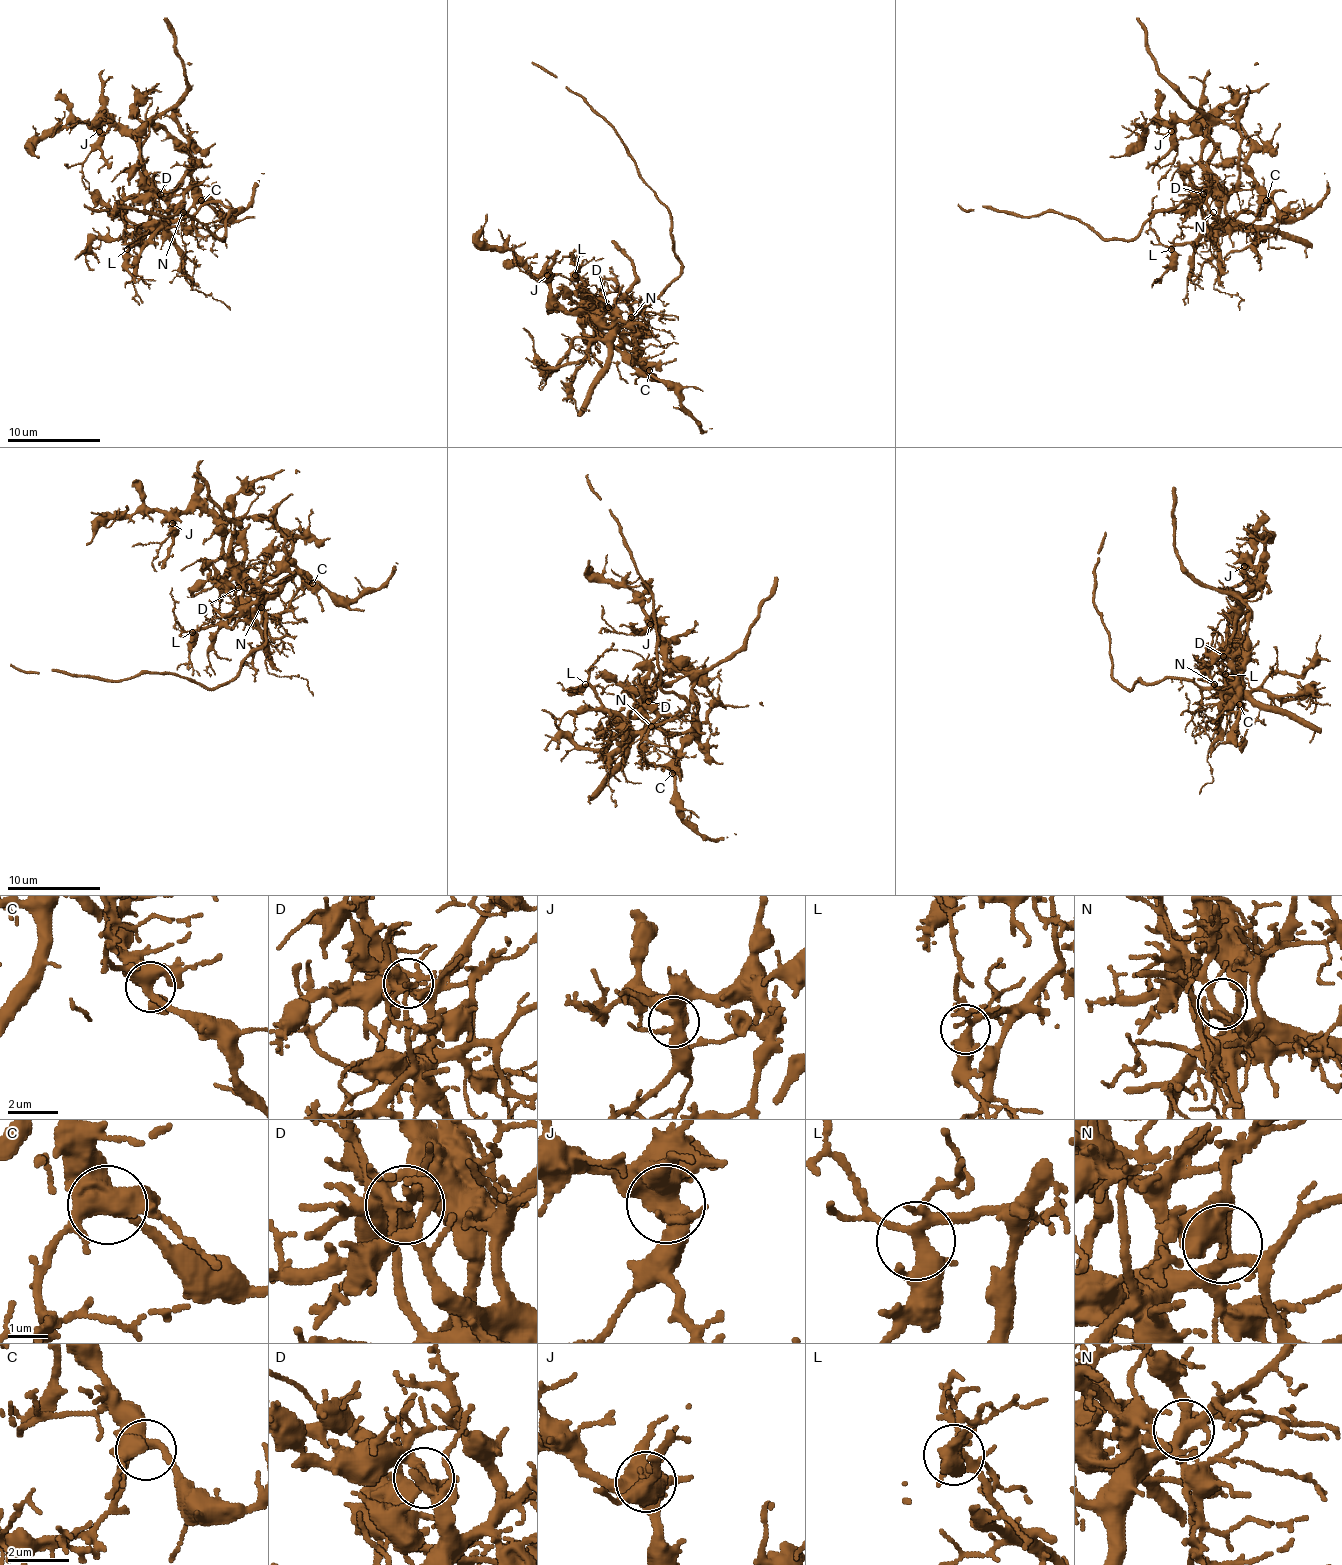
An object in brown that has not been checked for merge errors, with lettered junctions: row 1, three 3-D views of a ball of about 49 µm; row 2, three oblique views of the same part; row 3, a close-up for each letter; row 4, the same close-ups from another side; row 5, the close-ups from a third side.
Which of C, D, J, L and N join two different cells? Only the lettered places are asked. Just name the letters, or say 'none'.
D

